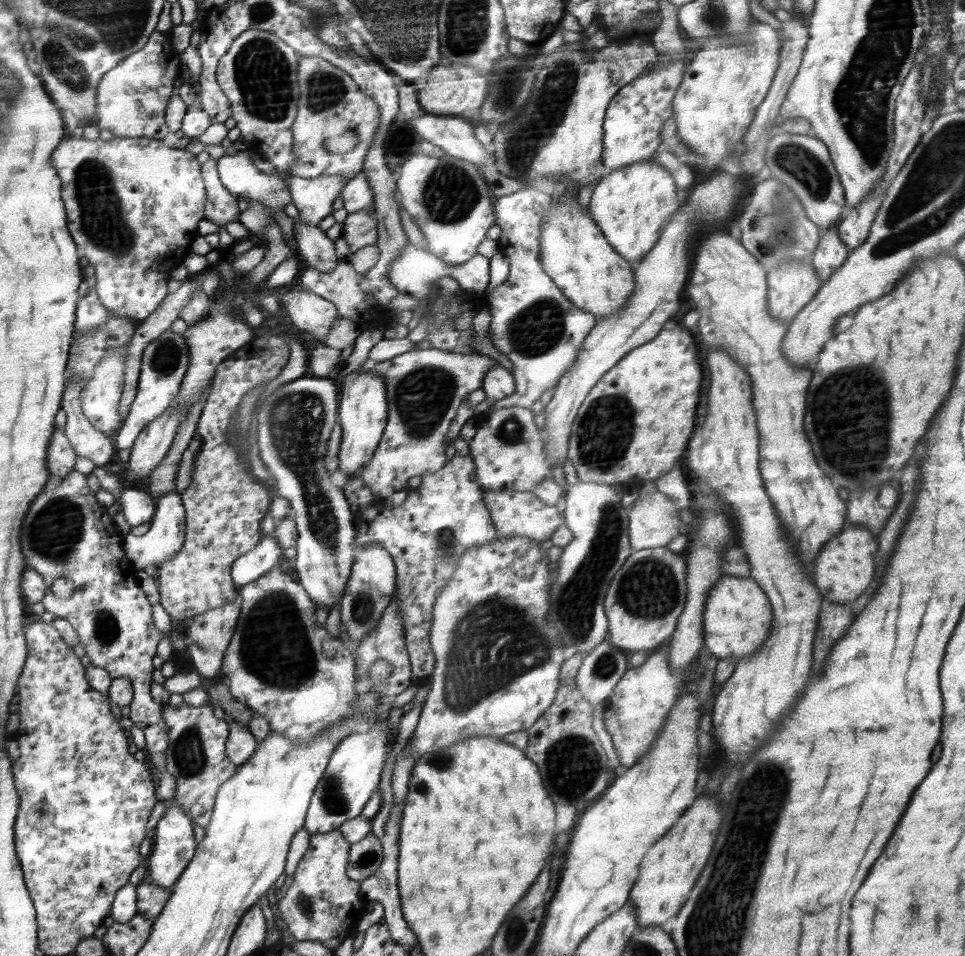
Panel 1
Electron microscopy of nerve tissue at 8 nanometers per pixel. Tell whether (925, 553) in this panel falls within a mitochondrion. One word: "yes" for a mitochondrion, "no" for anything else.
no

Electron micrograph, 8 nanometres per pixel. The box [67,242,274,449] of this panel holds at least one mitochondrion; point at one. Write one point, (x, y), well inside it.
(167, 355)

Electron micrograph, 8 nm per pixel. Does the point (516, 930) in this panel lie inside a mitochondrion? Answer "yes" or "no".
yes

